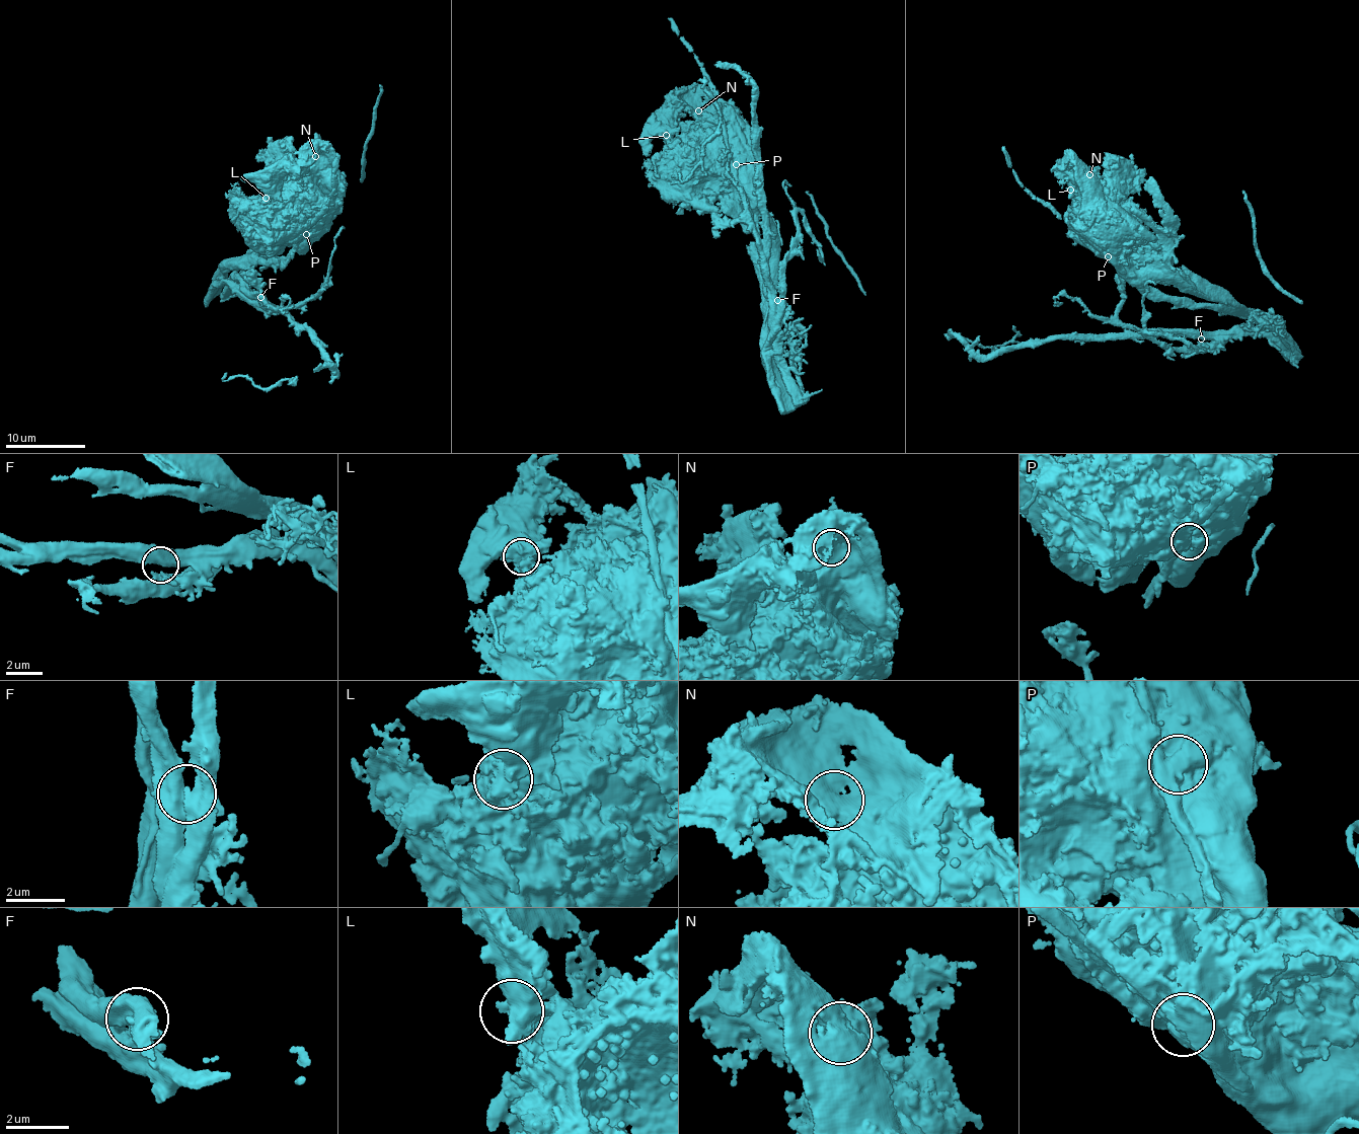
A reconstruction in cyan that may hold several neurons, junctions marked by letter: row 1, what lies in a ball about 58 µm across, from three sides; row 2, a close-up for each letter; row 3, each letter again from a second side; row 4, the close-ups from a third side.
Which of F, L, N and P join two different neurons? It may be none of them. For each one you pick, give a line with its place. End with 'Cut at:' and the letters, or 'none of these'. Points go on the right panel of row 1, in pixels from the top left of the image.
Cut at: none of these

